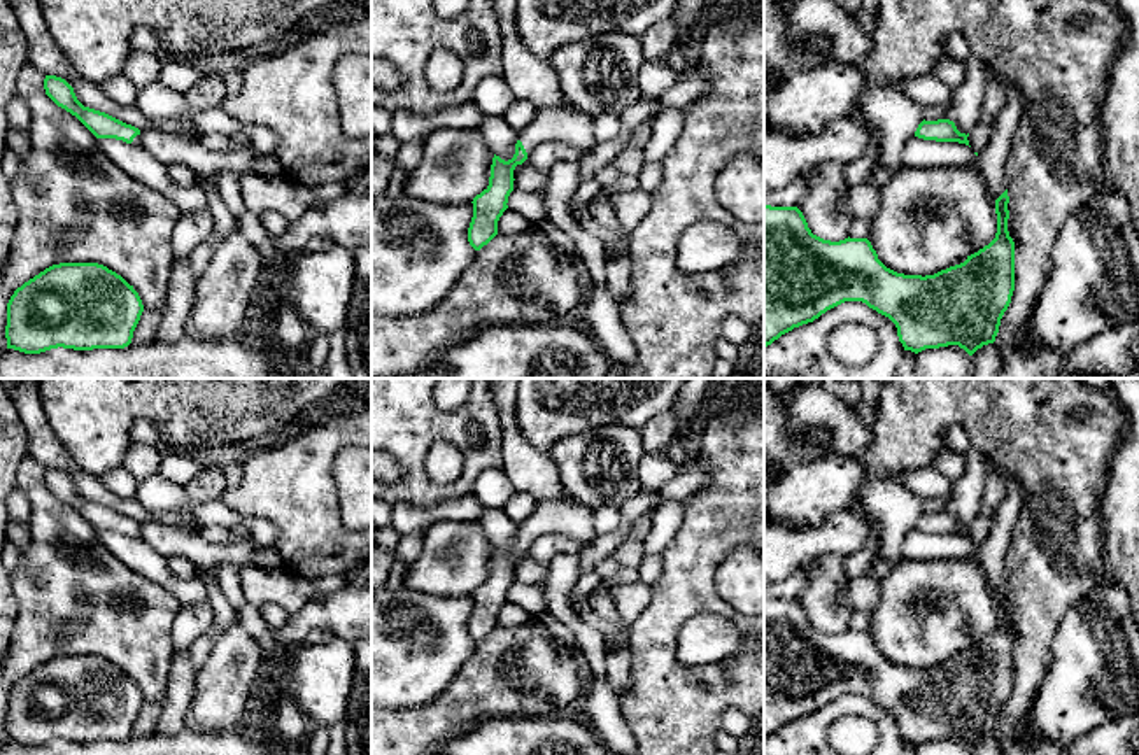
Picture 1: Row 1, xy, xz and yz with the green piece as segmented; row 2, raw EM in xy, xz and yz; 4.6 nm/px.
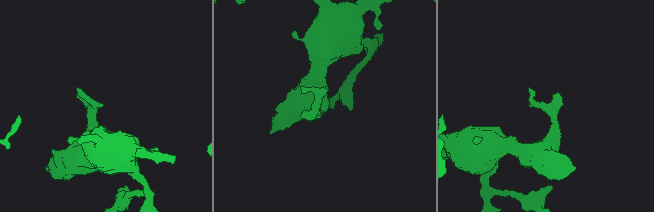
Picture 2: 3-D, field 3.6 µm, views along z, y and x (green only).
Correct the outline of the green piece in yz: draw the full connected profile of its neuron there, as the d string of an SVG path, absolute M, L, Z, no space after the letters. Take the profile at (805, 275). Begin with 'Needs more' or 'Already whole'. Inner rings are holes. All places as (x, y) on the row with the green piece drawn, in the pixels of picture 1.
Already whole. M1008 189L995 200L997 233L995 238L967 256L960 265L934 275L904 275L887 268L867 238L824 240L811 233L797 207L764 205L764 347L782 335L813 322L827 310L845 301L862 301L878 314L888 317L895 328L904 350L915 354L925 349L959 345L973 356L983 345L994 343L1001 319L1011 303L1015 291L1015 242L1008 231Z

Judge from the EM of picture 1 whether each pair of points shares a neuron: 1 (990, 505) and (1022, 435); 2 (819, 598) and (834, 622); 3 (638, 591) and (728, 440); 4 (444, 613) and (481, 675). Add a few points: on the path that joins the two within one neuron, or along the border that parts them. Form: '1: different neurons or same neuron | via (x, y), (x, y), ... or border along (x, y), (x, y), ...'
1: different neurons | border along (992, 466), (1001, 470), (1010, 480)
2: same neuron | via (822, 603), (831, 617)
3: different neurons | border along (650, 587), (649, 605), (629, 624)
4: different neurons | border along (477, 643), (472, 656), (445, 689)

